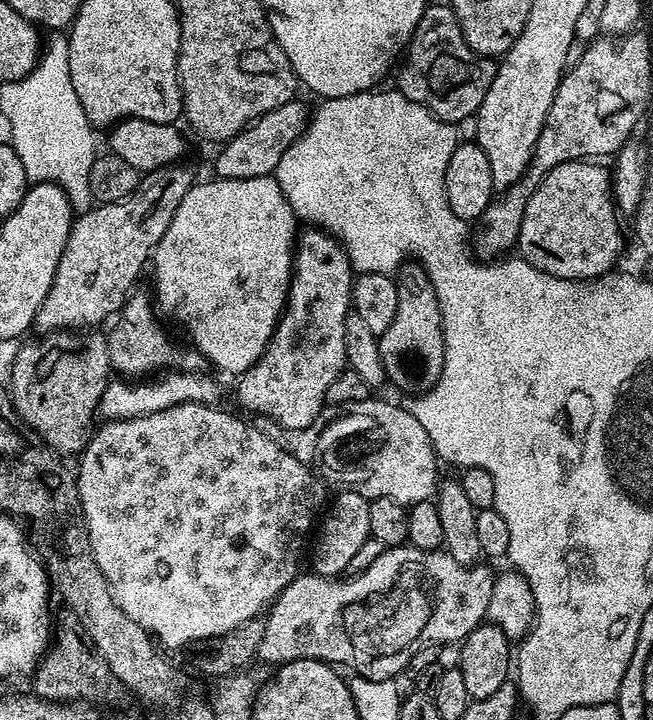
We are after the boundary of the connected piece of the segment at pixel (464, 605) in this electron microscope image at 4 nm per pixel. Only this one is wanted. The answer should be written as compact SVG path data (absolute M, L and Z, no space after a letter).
M411 546L385 548L365 572L355 573L351 578L297 574L272 601L256 654L271 666L295 660L323 660L325 664L341 669L349 668L350 673L367 680L393 679L407 669L418 650L455 645L472 633L487 617L495 581L494 572L484 562L471 566L459 564L448 556L447 551L427 552Z

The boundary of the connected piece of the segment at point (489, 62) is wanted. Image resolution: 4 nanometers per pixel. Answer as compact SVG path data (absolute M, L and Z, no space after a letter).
M429 3L403 53L398 91L424 104L438 119L456 126L462 118L475 116L482 106L482 98L486 98L486 90L494 82L496 66L493 57L477 56L470 50L451 7Z

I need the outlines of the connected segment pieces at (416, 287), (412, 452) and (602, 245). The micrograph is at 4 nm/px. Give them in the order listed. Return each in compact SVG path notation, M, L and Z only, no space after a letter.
M417 262L405 263L399 269L395 282L398 290L398 314L394 314L394 322L390 322L390 330L384 332L383 339L396 345L392 352L381 351L384 374L389 385L392 383L404 392L428 392L434 385L441 383L444 352L446 356L443 314L440 313L438 294L435 293L426 270Z
M369 398L340 416L316 440L319 475L340 484L341 489L374 498L394 498L411 506L432 500L438 487L438 457L426 430L407 408Z
M565 160L536 187L528 199L526 214L522 218L519 255L546 274L556 275L563 280L594 280L604 278L613 271L616 259L624 248L624 236L620 233L620 220L616 201L612 194L612 178L603 163L588 160Z

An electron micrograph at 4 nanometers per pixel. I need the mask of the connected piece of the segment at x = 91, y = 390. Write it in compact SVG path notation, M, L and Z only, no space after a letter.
M57 330L35 338L29 344L21 343L12 360L12 407L53 452L83 453L93 427L92 415L97 415L100 399L114 372L107 335L100 330Z

